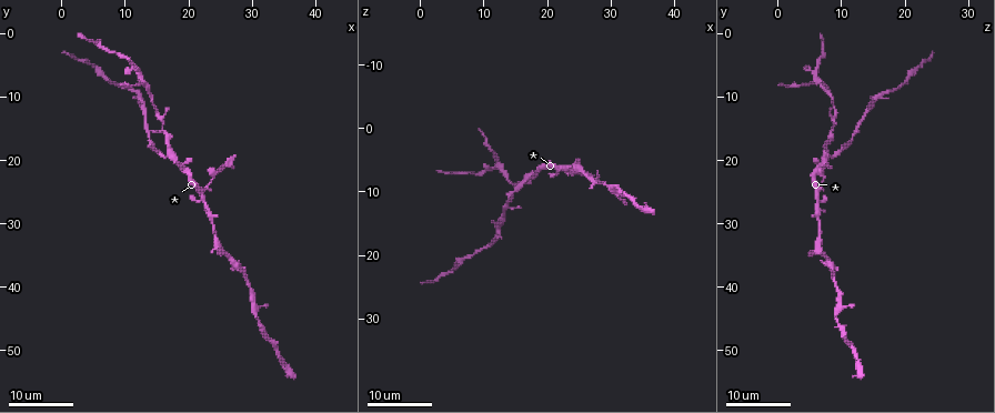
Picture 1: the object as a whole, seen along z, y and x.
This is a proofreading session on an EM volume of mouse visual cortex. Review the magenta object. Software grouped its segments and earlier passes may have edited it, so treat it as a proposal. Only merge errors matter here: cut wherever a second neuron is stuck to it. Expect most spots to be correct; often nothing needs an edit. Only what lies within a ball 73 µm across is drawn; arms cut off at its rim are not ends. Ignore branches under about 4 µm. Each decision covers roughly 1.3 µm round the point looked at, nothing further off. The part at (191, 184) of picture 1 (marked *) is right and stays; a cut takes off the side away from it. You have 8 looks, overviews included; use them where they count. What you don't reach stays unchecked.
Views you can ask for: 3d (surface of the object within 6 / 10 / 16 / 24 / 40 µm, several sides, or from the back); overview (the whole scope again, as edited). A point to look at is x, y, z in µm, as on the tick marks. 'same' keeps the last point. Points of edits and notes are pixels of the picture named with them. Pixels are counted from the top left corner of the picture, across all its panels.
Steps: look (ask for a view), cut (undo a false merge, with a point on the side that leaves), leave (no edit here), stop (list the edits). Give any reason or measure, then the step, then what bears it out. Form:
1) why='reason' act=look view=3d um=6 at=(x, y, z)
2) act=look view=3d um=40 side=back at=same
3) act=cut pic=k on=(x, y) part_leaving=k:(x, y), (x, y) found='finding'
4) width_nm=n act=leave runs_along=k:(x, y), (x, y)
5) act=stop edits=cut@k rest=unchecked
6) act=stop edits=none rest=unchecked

act=look view=3d um=16 at=(16.5, 19.5, 8.0)

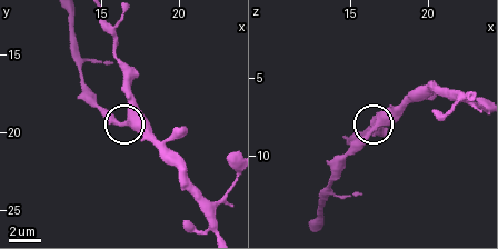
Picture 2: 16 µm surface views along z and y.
why='zoom in' act=look view=3d um=6 at=(16.6, 19.4, 8.0)

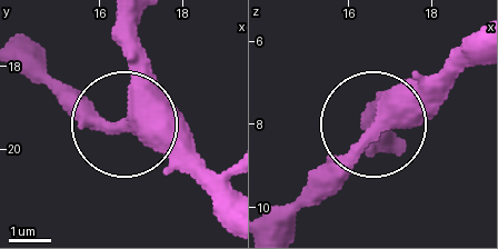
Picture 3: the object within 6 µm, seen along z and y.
why='from behind' act=look view=3d um=6 side=back at=(16.70, 19.40, 8.10)

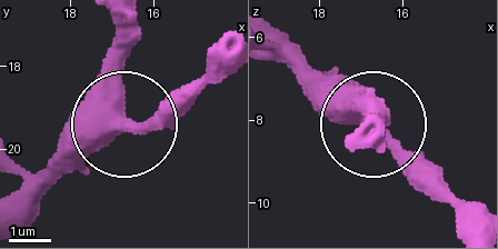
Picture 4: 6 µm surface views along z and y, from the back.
act=leave found='one neuron here'

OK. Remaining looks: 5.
why='arms part here' act=look view=3d um=16 at=(12.5, 7.5, 5.5)

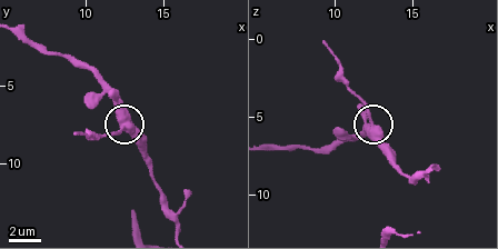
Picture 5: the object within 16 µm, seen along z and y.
why='zoom in' act=look view=3d um=10 at=(12.4, 7.4, 5.8)

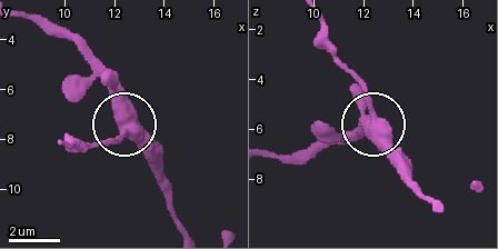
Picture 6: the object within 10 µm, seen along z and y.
act=look view=3d um=10 side=back at=(12.4, 7.4, 5.7)

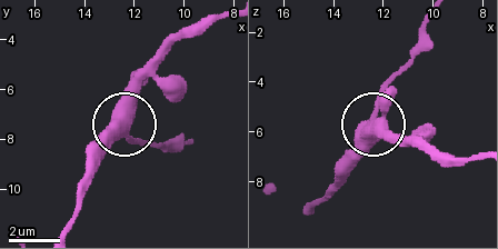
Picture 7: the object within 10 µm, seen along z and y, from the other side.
side_arm_um=7 act=cut pic=7 on=(128, 142) found='two neurons meet here'

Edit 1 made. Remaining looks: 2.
act=stop edits=cut@7 rest=unchecked

